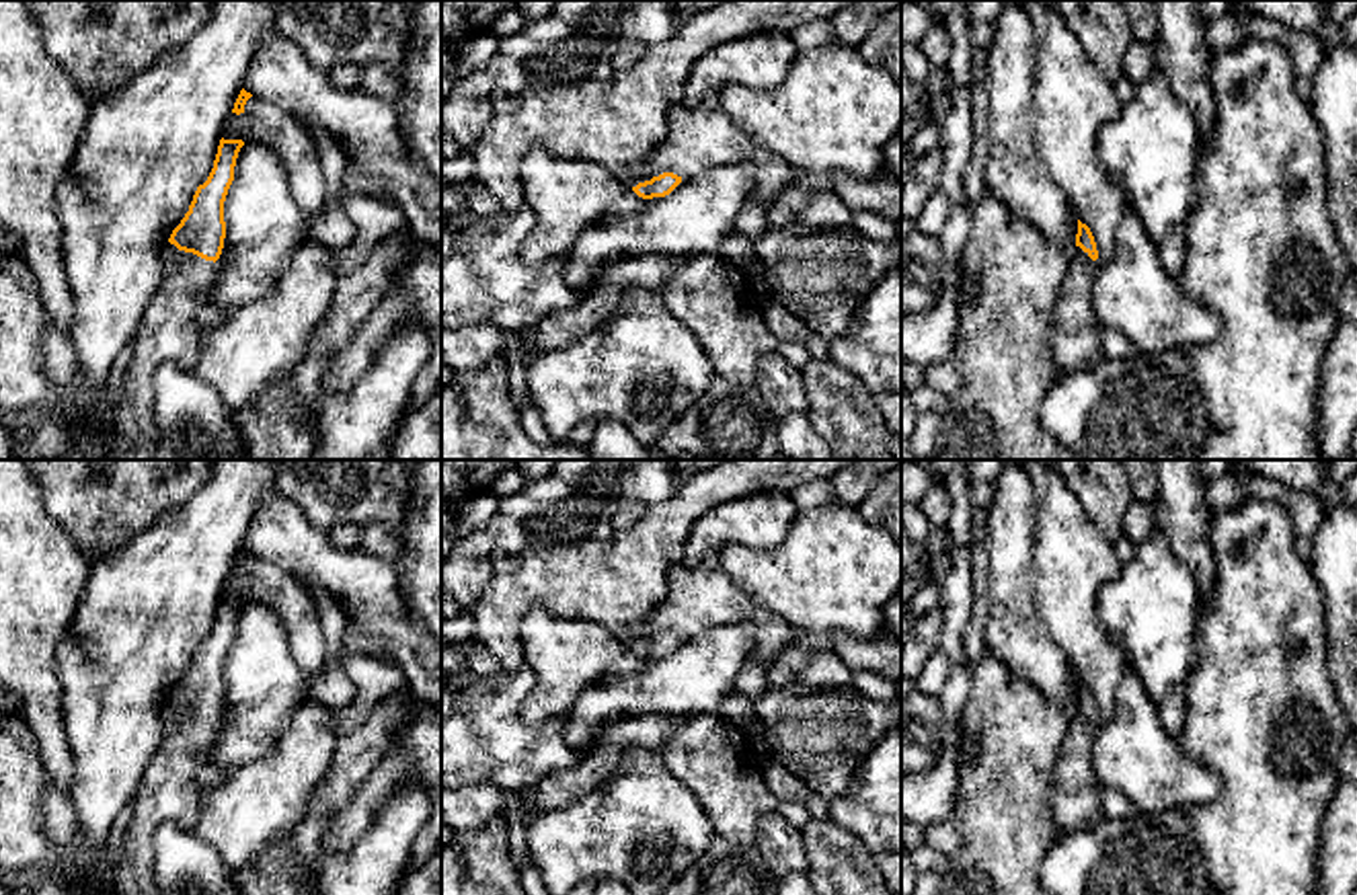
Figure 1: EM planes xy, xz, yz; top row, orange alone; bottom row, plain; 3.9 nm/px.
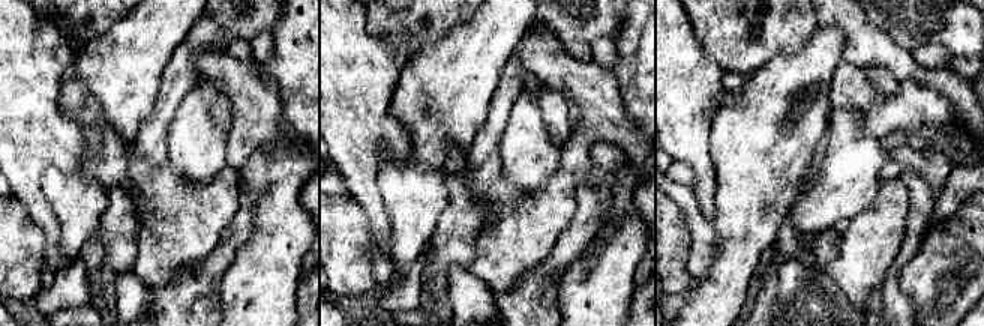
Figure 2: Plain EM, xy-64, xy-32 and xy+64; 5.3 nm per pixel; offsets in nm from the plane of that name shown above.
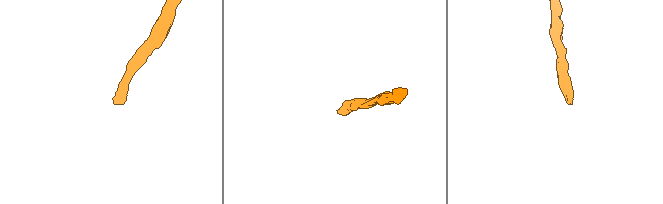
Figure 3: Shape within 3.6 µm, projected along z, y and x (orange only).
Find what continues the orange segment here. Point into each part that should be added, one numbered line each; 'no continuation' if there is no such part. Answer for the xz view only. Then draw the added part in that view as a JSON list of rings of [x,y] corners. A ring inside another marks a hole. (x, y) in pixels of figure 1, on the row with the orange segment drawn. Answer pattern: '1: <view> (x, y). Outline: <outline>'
1: xz (631, 177). Outline: [[[634,166],[618,168],[618,170],[614,170],[614,174],[618,181],[622,181],[630,189],[636,187],[638,183],[651,181]]]

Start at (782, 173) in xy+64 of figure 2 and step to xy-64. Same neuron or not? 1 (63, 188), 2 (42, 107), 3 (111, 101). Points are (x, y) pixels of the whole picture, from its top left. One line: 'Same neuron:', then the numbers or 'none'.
Same neuron: 1, 3

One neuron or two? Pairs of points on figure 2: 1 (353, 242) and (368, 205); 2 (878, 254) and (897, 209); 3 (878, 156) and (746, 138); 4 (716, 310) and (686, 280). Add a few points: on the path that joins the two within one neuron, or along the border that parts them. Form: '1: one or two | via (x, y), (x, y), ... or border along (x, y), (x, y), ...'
1: two | border along (351, 196), (363, 212), (378, 245)
2: one | via (878, 244), (878, 233), (887, 220)
3: two | border along (833, 108), (825, 131)
4: two | border along (698, 278), (686, 296)

